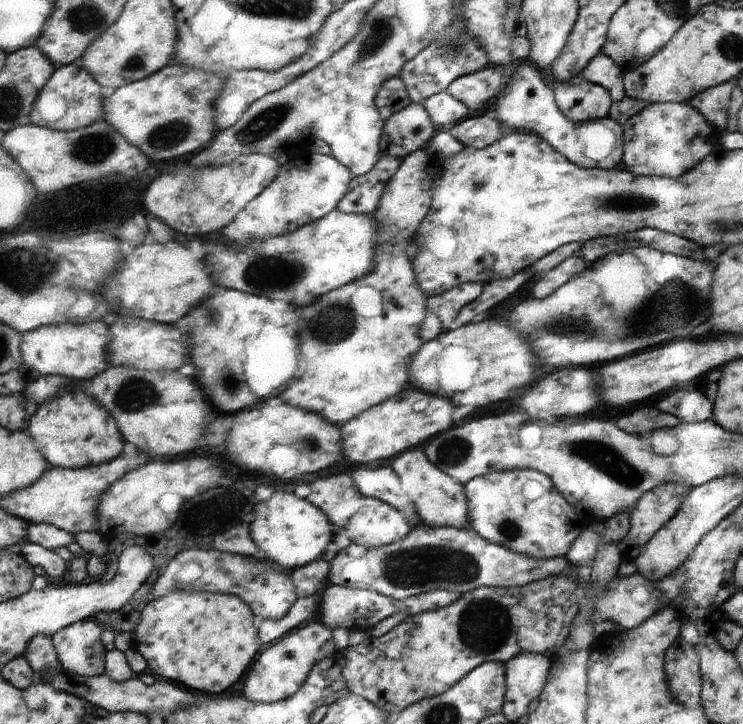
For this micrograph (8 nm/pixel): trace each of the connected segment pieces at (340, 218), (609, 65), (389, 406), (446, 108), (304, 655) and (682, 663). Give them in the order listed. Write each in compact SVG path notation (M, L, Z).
M339 209L328 212L323 219L312 221L281 236L256 240L248 245L235 245L230 241L218 240L209 246L211 268L217 274L216 288L236 288L236 291L267 297L269 300L282 300L298 308L311 304L318 296L327 295L336 288L343 287L367 275L375 267L375 253L379 246L379 229L372 215L358 215L341 212Z
M604 52L597 54L582 74L588 81L607 89L613 102L622 101L627 96L622 71Z
M408 386L398 395L377 404L362 412L355 419L341 424L340 434L344 440L344 458L352 460L354 464L372 464L378 460L388 460L410 451L414 446L420 446L428 438L436 436L450 428L450 414L456 404L452 400L444 400L434 394L420 392L414 386Z
M446 91L433 95L422 106L427 110L428 117L435 122L435 126L441 130L462 122L469 110L462 101Z
M320 622L308 624L278 640L257 657L244 682L243 696L254 703L276 703L288 699L303 687L314 665L325 657L334 657L335 652L331 630Z
M681 635L675 639L666 657L666 678L674 696L683 704L701 707L701 672L697 648Z

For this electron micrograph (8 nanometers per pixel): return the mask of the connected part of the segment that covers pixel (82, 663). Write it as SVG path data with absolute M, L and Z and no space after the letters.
M86 619L69 624L56 632L53 638L59 656L59 664L62 664L66 670L70 670L72 674L78 674L78 676L84 676L84 678L104 674L106 670L104 655L107 654L107 650L102 644L101 635L105 629L106 627L98 623L97 620Z

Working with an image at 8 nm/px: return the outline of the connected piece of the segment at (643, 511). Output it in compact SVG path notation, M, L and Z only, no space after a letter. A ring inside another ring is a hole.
M665 482L640 496L635 508L629 514L628 535L617 544L623 561L635 562L643 554L643 549L650 541L682 510L682 505L688 500L692 489L690 485L684 483Z

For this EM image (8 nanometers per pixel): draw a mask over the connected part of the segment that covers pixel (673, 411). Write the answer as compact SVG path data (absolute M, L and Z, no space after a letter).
M672 389L672 392L665 393L655 409L676 416L683 423L713 420L715 414L713 401L694 390Z

